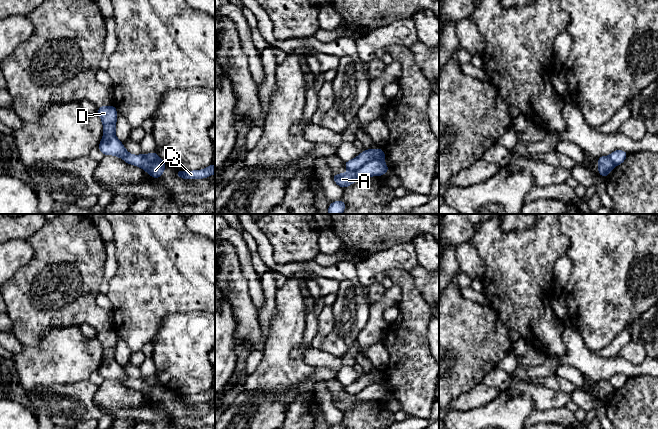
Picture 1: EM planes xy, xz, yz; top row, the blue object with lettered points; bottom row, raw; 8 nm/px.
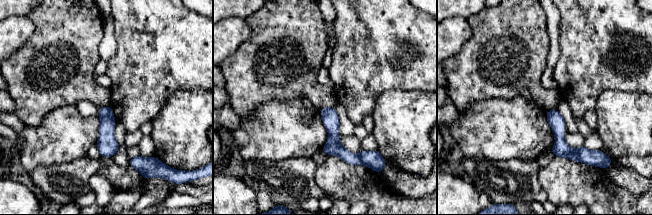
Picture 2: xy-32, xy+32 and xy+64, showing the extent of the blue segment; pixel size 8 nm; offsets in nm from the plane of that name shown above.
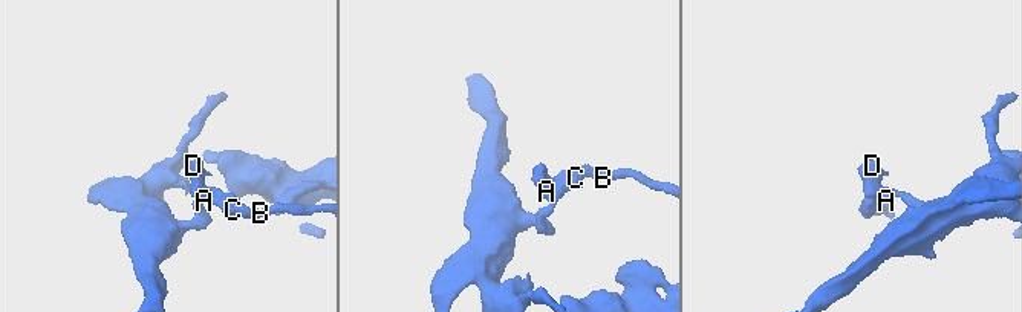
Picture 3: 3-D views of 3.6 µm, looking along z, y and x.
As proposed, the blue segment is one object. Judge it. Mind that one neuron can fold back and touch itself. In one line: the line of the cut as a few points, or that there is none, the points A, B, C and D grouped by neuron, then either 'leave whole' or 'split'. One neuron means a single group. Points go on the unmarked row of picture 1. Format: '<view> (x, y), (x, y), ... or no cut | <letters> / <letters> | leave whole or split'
xz (383, 384), (370, 384), (357, 393), (351, 394) | A D / B C | split

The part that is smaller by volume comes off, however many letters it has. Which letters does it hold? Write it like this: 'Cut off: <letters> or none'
Cut off: B, C

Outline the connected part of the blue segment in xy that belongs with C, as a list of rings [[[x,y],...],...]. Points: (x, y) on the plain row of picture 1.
[[[116,347],[103,349],[103,361],[98,369],[103,379],[113,379],[122,382],[127,388],[142,392],[152,402],[160,402],[166,392],[166,387],[159,383],[151,386],[142,378],[130,378],[124,371],[123,367],[115,359]]]

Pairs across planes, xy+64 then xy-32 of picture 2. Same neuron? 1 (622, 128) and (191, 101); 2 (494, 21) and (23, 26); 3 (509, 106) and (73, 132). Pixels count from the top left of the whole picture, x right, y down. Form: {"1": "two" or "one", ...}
{"1": "one", "2": "two", "3": "one"}

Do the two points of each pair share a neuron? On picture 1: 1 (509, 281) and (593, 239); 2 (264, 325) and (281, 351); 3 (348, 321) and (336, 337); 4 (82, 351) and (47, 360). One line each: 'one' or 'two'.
1: two
2: two
3: one
4: one

